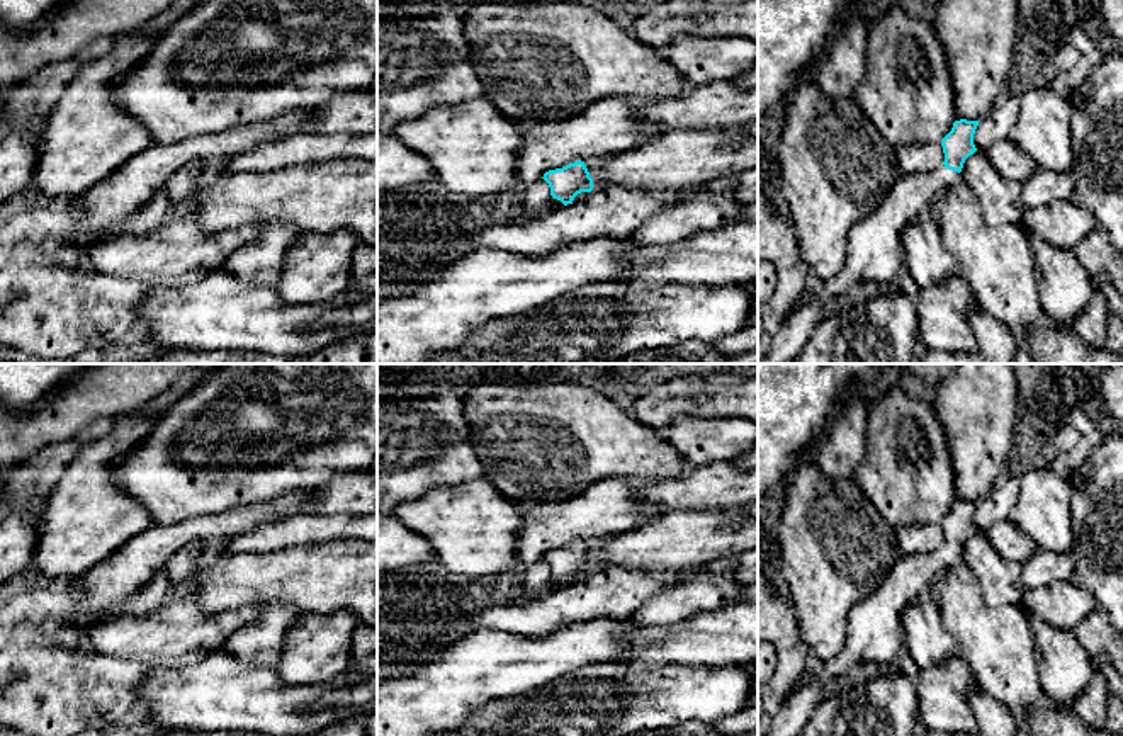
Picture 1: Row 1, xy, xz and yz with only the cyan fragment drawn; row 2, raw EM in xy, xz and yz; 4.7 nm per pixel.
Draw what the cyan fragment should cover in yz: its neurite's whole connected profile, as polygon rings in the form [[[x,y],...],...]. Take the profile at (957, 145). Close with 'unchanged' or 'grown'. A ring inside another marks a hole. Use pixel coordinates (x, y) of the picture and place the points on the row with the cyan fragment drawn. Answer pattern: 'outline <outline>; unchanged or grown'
outline [[[955,121],[951,131],[941,139],[945,161],[929,173],[902,173],[889,190],[883,202],[868,218],[849,229],[844,267],[834,279],[826,280],[822,289],[814,294],[807,304],[788,314],[785,323],[778,328],[776,335],[771,338],[770,352],[766,354],[763,364],[793,364],[795,359],[804,352],[805,343],[809,342],[815,326],[824,320],[827,311],[836,304],[858,296],[866,282],[873,282],[880,289],[894,287],[902,267],[900,252],[904,250],[904,226],[917,218],[921,209],[929,204],[938,192],[948,189],[951,184],[962,178],[960,172],[965,160],[977,151],[973,144],[977,126],[979,121]]]; grown

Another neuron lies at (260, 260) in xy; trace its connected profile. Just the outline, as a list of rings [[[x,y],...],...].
[[[262,224],[258,235],[233,252],[221,270],[260,286],[275,286],[284,267],[285,252],[296,243],[284,224]]]

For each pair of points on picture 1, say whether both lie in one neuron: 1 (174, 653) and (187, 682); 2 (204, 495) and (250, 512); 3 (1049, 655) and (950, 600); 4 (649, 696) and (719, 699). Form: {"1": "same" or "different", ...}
{"1": "different", "2": "different", "3": "different", "4": "same"}

